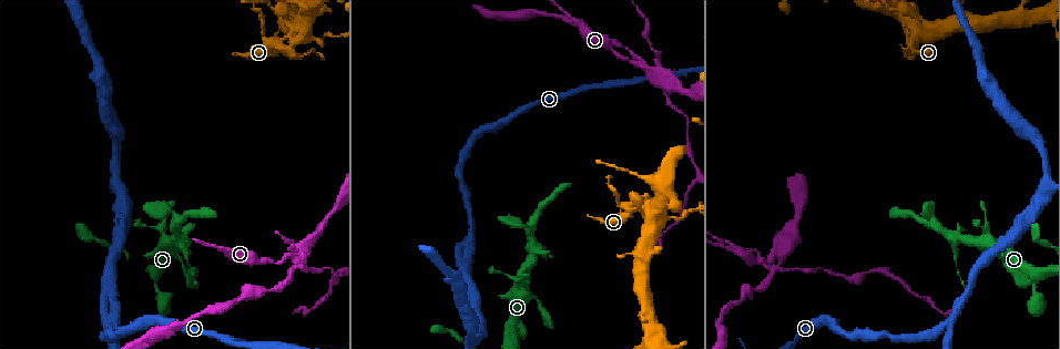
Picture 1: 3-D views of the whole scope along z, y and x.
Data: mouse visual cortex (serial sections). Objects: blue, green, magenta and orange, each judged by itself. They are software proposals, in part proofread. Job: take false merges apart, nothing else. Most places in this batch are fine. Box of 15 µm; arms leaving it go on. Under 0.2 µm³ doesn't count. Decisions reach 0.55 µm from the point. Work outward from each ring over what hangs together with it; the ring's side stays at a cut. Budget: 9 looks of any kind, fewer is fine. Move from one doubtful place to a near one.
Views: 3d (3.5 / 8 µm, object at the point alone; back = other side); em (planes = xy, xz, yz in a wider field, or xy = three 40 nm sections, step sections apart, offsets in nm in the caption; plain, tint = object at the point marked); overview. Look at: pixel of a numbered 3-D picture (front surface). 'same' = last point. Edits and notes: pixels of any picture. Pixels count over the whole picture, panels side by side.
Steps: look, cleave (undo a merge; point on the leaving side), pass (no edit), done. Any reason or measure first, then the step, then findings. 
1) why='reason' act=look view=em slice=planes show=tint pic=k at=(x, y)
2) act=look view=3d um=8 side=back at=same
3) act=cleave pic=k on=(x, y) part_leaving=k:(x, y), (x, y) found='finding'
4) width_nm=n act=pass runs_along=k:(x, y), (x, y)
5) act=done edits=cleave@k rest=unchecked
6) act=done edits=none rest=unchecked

why='three-way junction' act=look view=3d um=8 pic=1 at=(114, 317)

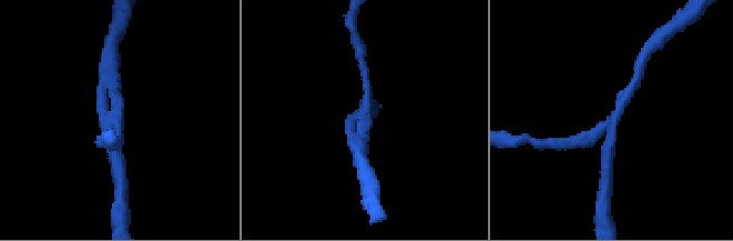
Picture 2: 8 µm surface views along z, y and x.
why='closer look' act=look view=3d um=3.5 pic=2 at=(363, 117)

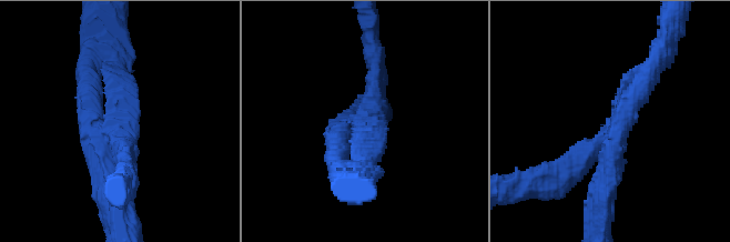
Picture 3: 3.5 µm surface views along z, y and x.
why='need the tissue' act=look view=em slice=xy step=1 show=tint pic=3 at=(367, 121)

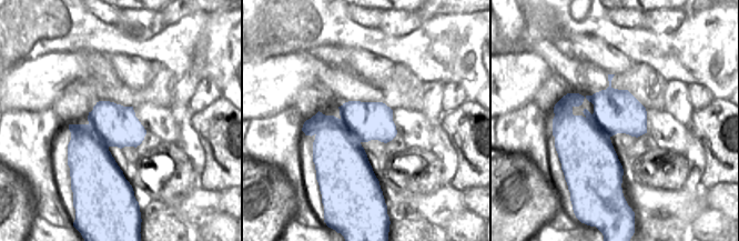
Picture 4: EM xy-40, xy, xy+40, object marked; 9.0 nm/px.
act=pass found='all the same cell'

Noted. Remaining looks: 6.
why='abrupt turn' act=look view=3d um=3.5 side=back pic=1 at=(932, 222)

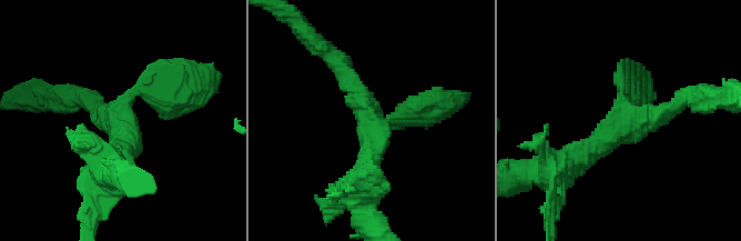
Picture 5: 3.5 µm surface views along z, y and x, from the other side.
act=pass runs_along=5:(567, 163), (632, 94) found='all the same cell'

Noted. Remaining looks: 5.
why='four arms meet' act=look view=3d um=3.5 pic=1 at=(778, 263)

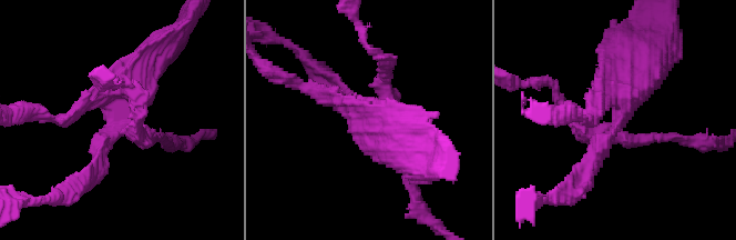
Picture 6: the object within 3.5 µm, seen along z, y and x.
act=cleave pic=6 on=(132, 127) part_leaving=6:(135, 123), (145, 138), (169, 141) found='two cells meet here'

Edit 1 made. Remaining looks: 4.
act=look view=overview

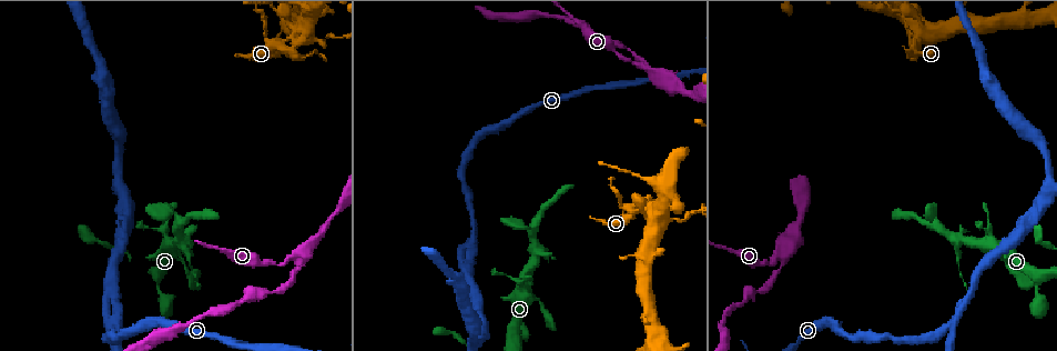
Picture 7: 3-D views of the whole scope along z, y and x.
why='calibre changes' act=look view=3d um=3.5 pic=7 at=(213, 313)

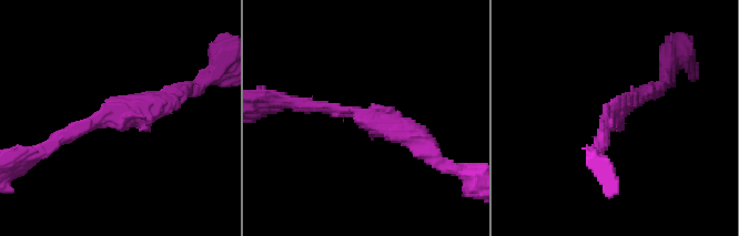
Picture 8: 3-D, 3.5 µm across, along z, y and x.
arm_widths_nm=150,250 why='need the tissue' act=look view=em slice=planes show=tint pic=8 at=(116, 109)

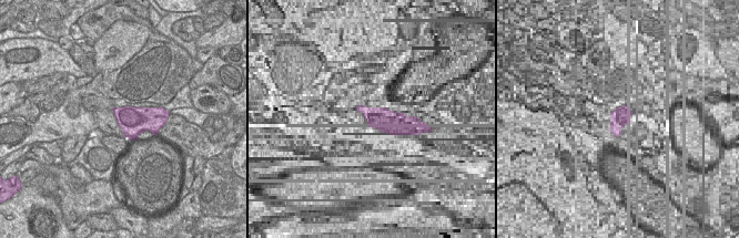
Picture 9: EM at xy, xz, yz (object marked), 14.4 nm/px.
act=pass runs_along=8:(176, 93), (105, 110), (51, 144) found='all the same cell'

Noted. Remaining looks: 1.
act=done edits=cleave@6 rest=unchecked

